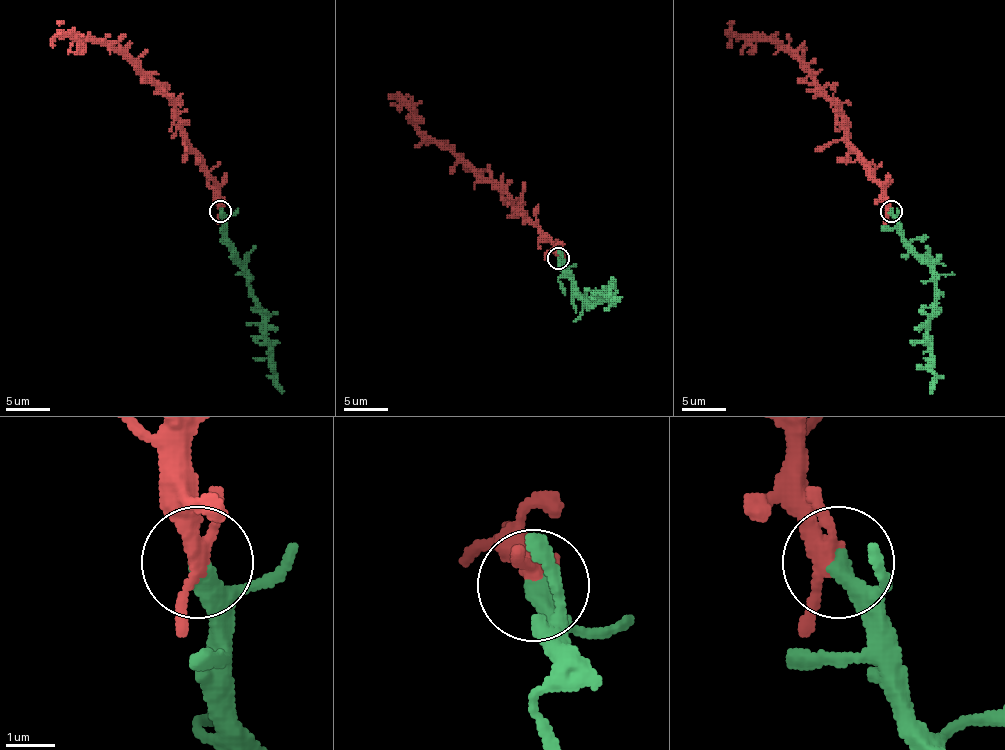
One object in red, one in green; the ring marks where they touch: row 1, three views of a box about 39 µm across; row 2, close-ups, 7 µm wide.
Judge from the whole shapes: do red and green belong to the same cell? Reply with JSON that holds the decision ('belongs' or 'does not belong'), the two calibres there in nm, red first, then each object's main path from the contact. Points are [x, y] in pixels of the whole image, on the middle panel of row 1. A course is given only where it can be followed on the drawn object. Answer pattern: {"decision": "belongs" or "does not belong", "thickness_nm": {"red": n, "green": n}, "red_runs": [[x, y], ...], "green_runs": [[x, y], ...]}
{"decision": "belongs", "thickness_nm": {"red": 320, "green": 440}, "red_runs": [[558, 257], [558, 248], [514, 202], [432, 143], [419, 129], [413, 114], [391, 94]], "green_runs": [[558, 257], [560, 268], [586, 301], [593, 301], [602, 295], [613, 301], [620, 297]]}

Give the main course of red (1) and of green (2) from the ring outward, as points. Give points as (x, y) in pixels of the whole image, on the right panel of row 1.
1: (890, 210), (881, 186), (846, 138), (844, 120), (791, 54), (776, 41), (747, 41), (734, 34), (727, 47)
2: (890, 210), (899, 224), (901, 239), (930, 268), (934, 279), (934, 309), (928, 331), (934, 375), (930, 393)

